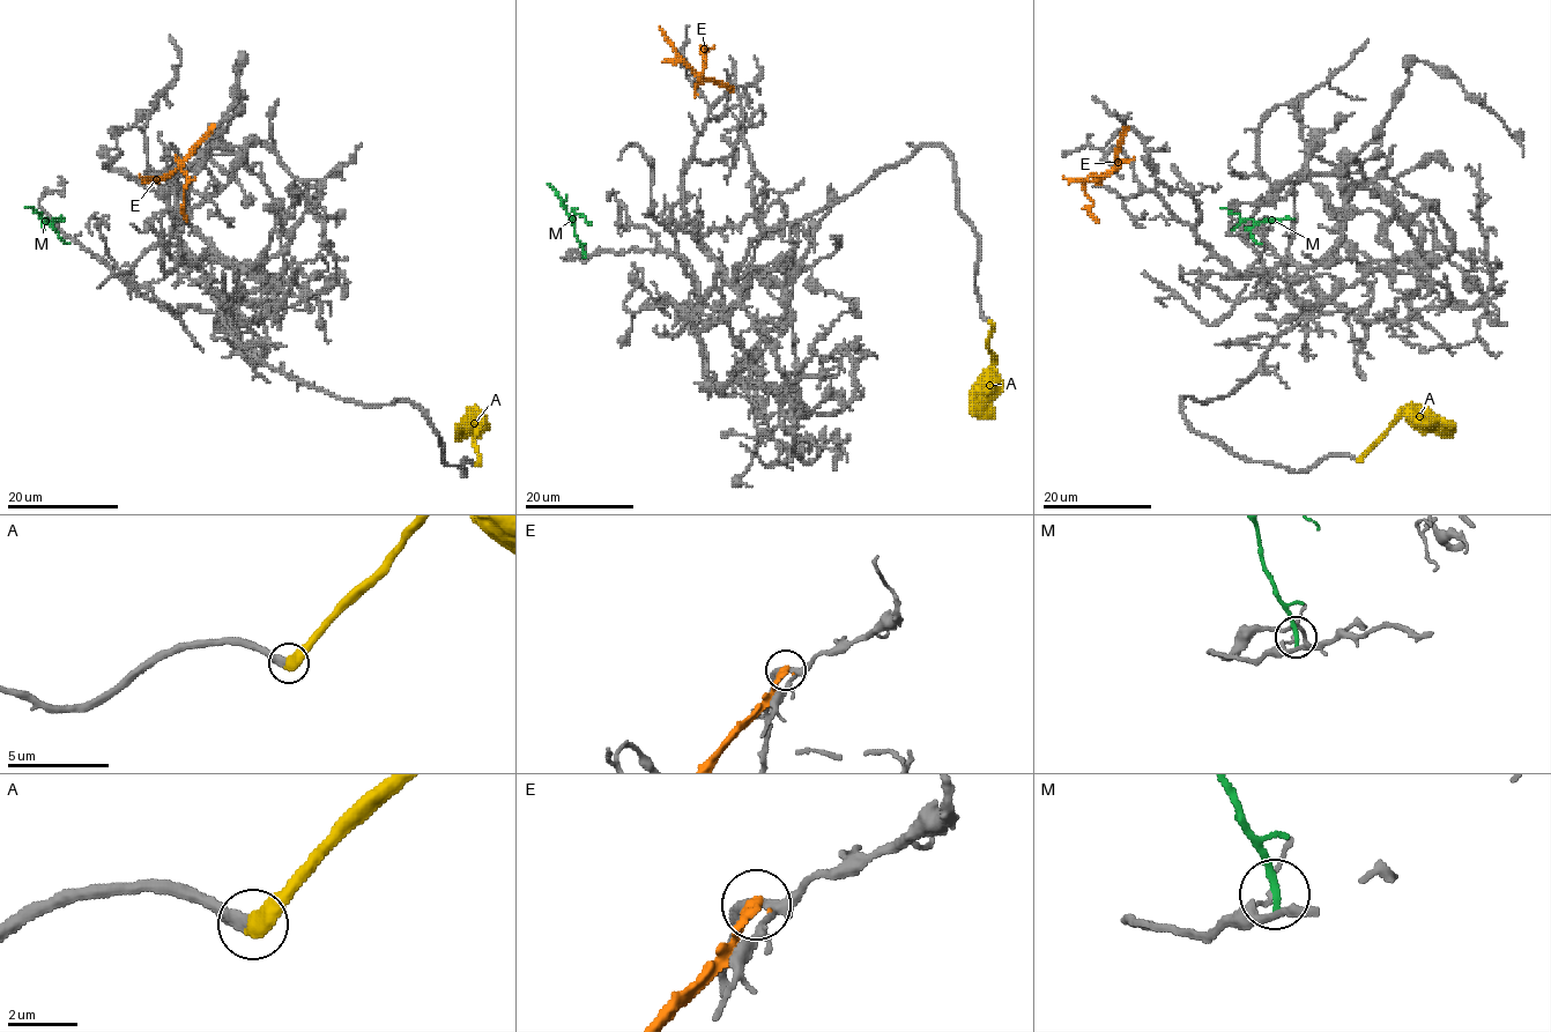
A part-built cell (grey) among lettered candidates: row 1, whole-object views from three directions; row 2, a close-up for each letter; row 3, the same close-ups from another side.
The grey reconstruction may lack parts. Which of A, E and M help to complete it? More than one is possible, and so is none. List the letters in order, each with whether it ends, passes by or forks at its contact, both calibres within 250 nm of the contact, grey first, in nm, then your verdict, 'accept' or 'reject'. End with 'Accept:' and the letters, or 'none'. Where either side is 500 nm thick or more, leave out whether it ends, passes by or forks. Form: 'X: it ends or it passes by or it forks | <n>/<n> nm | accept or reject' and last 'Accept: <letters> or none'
A: 400/550 nm | accept
E: it ends | 260/320 nm | reject
M: it ends | 100/240 nm | reject
Accept: A

